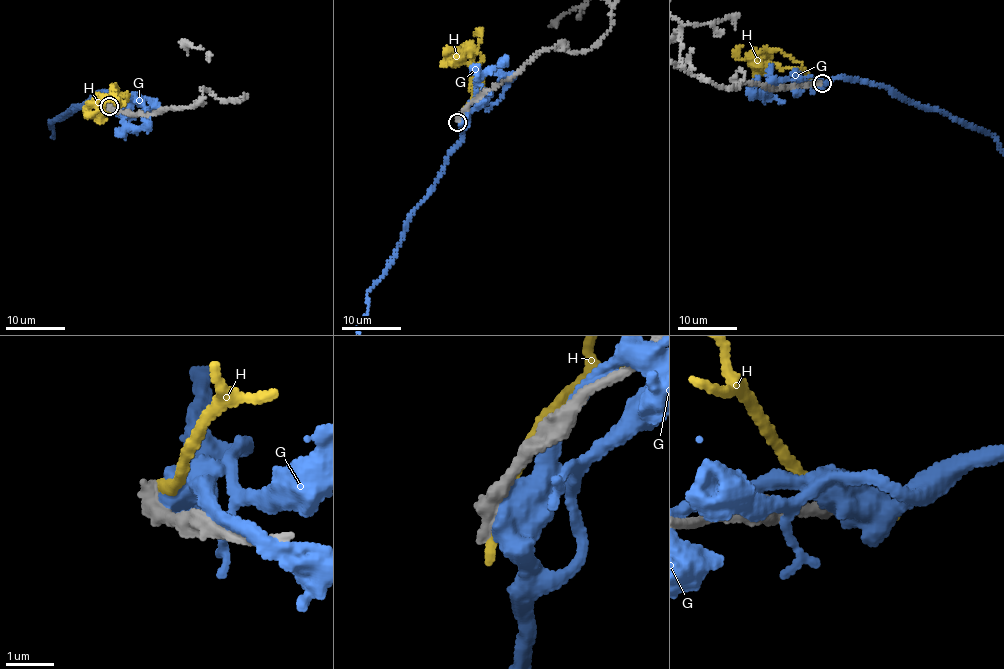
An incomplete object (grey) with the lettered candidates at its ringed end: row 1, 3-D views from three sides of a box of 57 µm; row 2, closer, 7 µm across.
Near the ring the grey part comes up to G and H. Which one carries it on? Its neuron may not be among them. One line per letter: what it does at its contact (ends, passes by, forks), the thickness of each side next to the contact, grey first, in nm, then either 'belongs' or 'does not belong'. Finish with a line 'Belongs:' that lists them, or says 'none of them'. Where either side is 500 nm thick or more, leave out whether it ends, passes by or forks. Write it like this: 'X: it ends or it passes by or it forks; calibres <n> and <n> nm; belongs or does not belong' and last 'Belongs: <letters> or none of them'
G: calibres 480 and 550 nm; does not belong
H: it ends; calibres 440 and 320 nm; does not belong
Belongs: none of them

